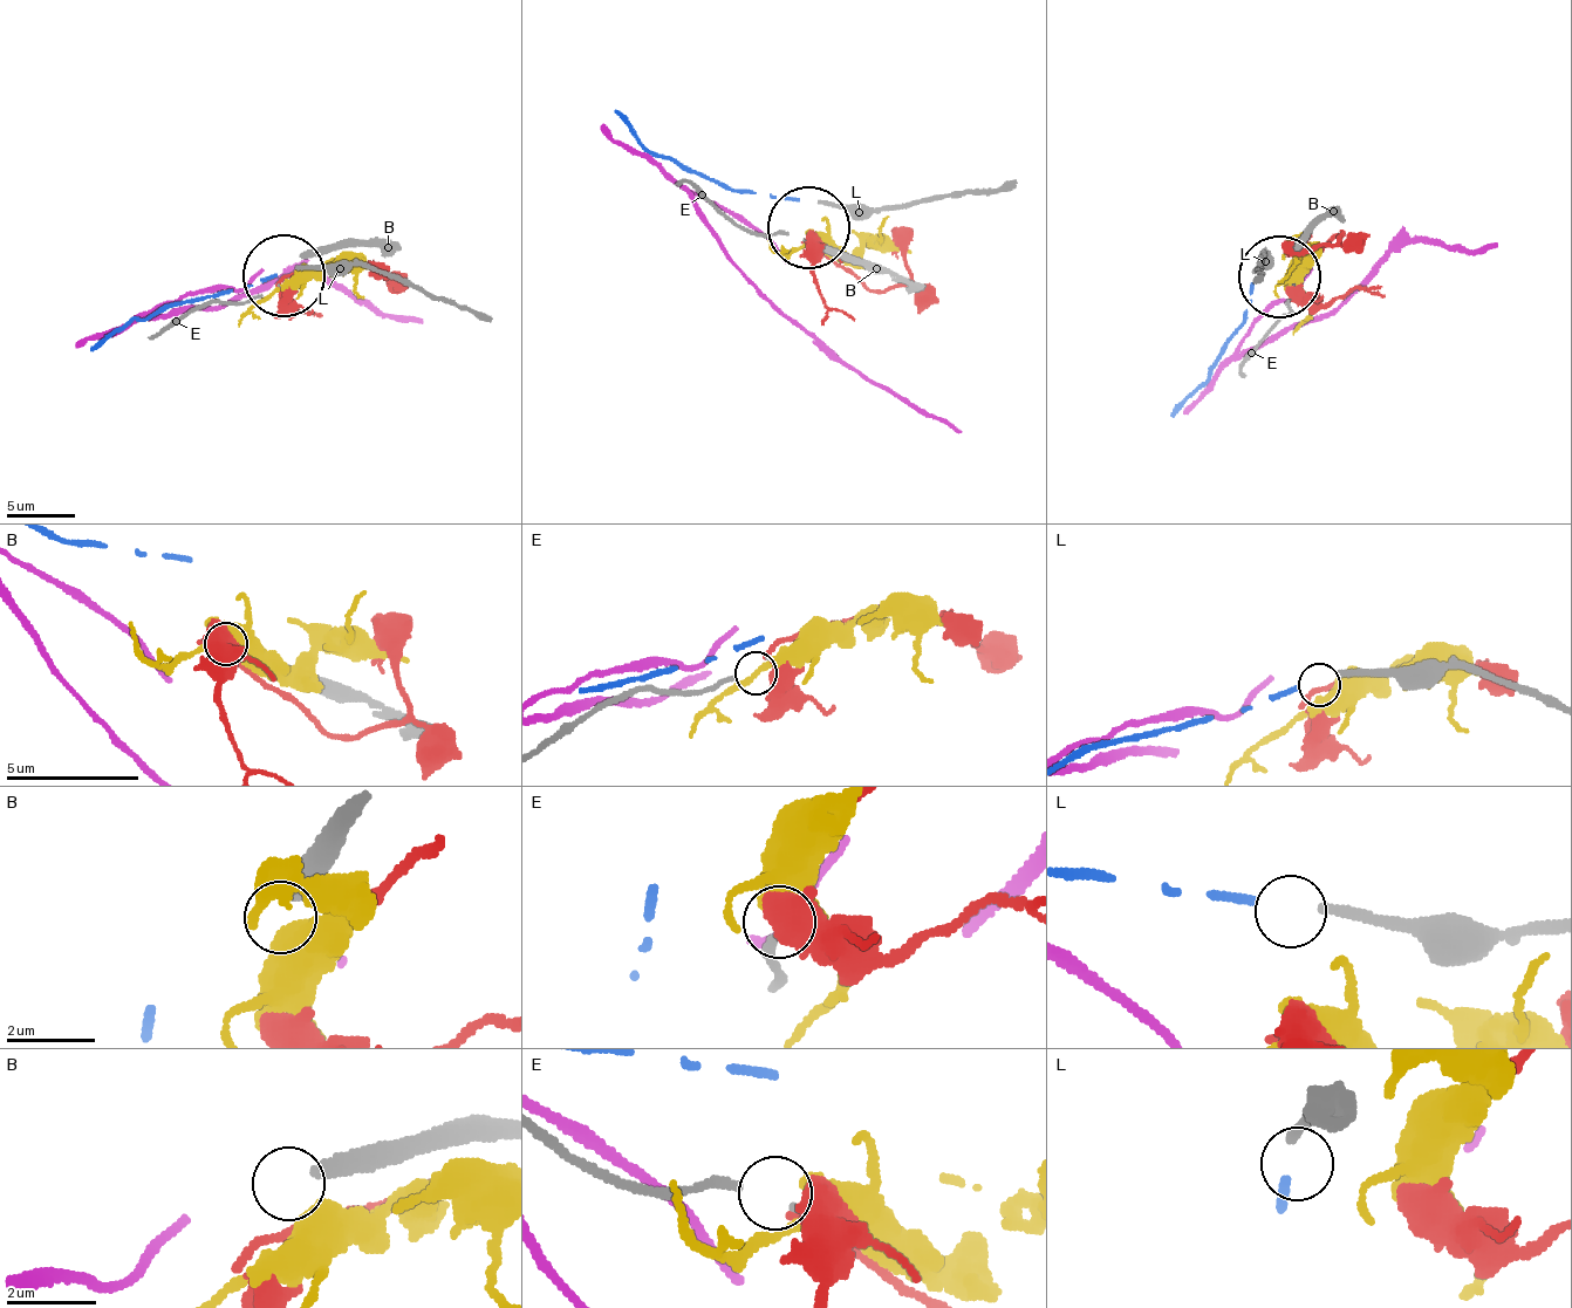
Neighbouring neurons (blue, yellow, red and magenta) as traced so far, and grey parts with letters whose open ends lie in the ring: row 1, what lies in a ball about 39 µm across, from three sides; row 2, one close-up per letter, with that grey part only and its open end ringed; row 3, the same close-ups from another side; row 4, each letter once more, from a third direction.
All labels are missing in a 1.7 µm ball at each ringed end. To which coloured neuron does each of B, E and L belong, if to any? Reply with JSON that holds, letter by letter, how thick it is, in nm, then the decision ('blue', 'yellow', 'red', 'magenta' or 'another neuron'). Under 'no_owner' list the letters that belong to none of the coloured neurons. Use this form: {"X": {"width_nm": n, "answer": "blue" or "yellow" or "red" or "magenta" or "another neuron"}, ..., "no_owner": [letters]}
{"B": {"width_nm": 440, "answer": "another neuron"}, "E": {"width_nm": 70, "answer": "red"}, "L": {"width_nm": 240, "answer": "blue"}, "no_owner": ["B"]}

